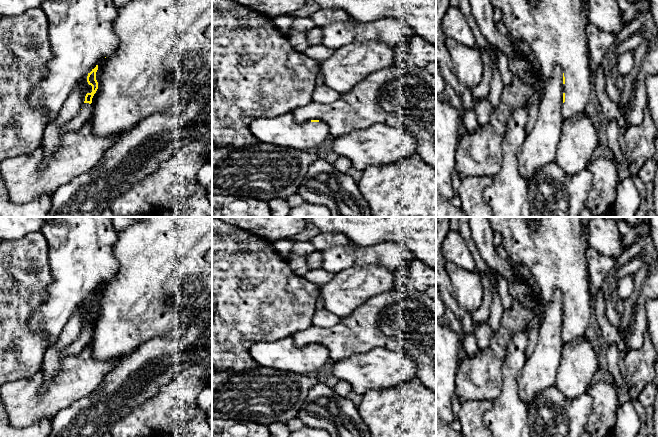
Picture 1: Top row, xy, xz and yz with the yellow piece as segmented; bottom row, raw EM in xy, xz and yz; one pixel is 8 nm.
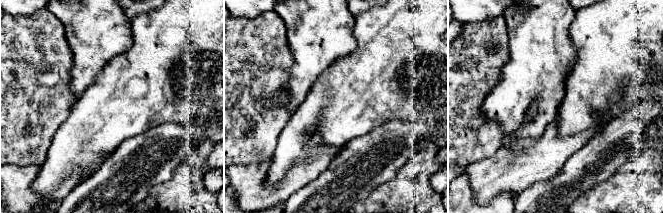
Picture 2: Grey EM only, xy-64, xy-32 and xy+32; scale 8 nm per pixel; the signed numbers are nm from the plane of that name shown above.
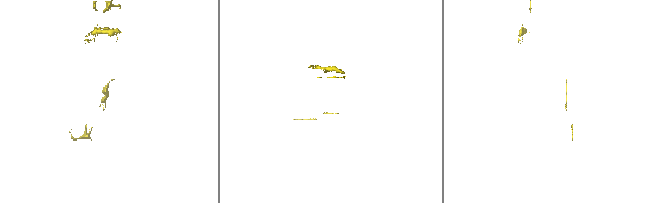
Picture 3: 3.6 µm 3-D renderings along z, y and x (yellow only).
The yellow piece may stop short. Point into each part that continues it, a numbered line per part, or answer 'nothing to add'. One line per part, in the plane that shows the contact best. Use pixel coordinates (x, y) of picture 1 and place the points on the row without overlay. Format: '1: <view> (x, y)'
1: xy (81, 257)

